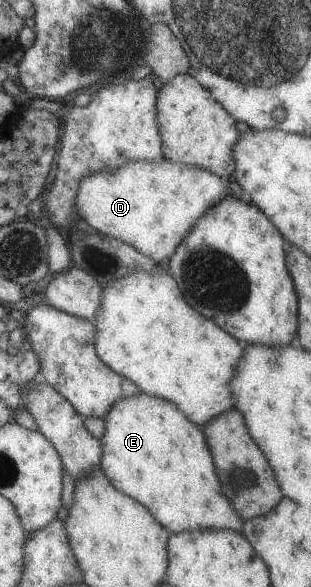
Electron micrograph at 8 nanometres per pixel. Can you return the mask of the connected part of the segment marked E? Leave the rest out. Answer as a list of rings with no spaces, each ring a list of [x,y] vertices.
[[[139,392],[137,395],[119,398],[101,419],[104,430],[102,437],[98,439],[101,446],[98,465],[117,491],[146,507],[147,511],[150,511],[151,515],[170,533],[195,528],[233,530],[241,533],[243,520],[234,509],[231,509],[231,505],[221,493],[211,453],[201,435],[201,427],[189,421],[174,403]]]

